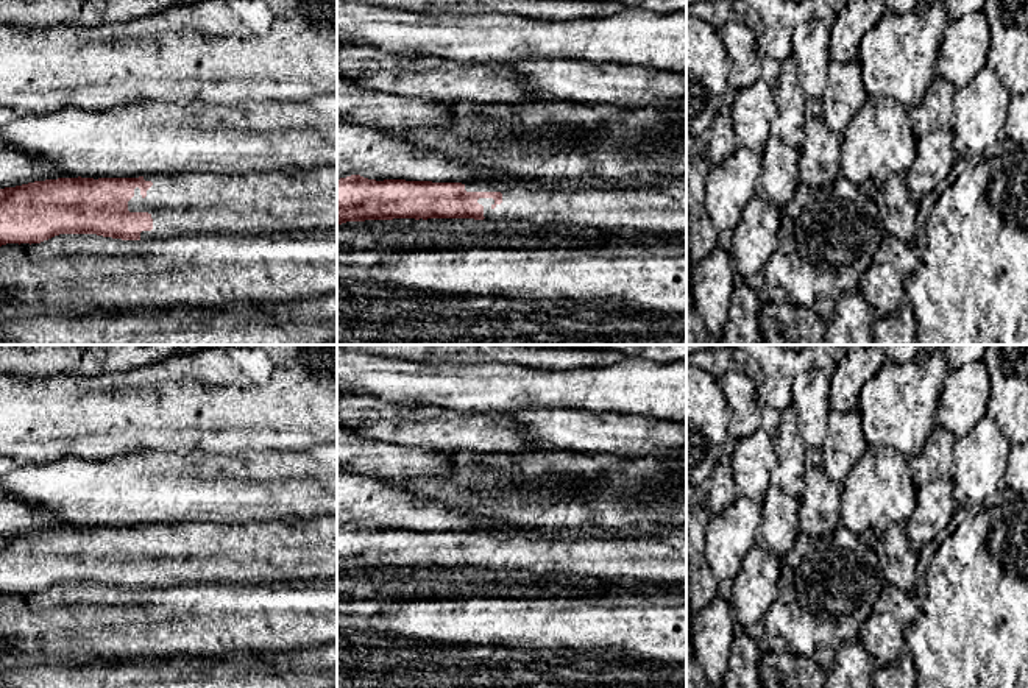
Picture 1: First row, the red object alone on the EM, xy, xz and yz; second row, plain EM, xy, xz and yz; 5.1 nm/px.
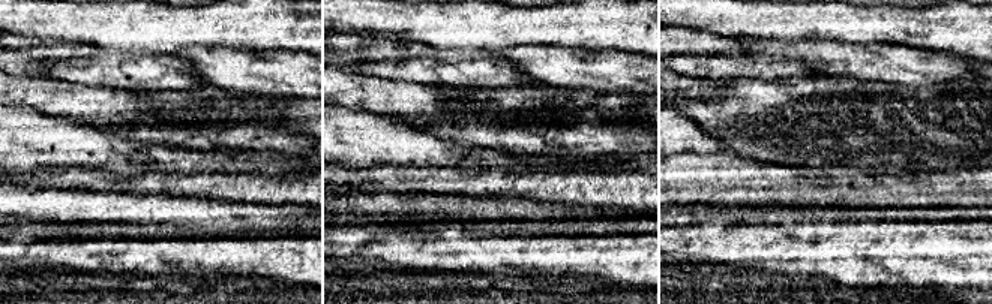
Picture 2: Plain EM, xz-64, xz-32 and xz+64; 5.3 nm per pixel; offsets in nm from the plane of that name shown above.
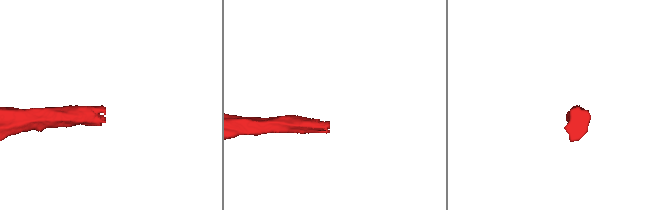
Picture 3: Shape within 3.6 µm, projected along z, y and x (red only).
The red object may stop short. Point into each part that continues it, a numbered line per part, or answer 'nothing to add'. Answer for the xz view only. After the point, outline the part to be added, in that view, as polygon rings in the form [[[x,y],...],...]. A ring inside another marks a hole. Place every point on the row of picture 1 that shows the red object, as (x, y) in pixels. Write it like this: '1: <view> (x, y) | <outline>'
1: xz (663, 211) | [[[686,179],[661,189],[596,189],[591,184],[533,187],[532,184],[466,183],[466,192],[501,192],[502,203],[479,198],[487,220],[524,222],[565,229],[686,234]]]

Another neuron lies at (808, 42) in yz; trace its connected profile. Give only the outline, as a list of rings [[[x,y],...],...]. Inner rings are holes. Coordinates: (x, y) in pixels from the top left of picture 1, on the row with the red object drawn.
[[[819,19],[799,23],[791,36],[791,58],[797,67],[797,84],[806,98],[821,98],[827,87],[830,27]]]

